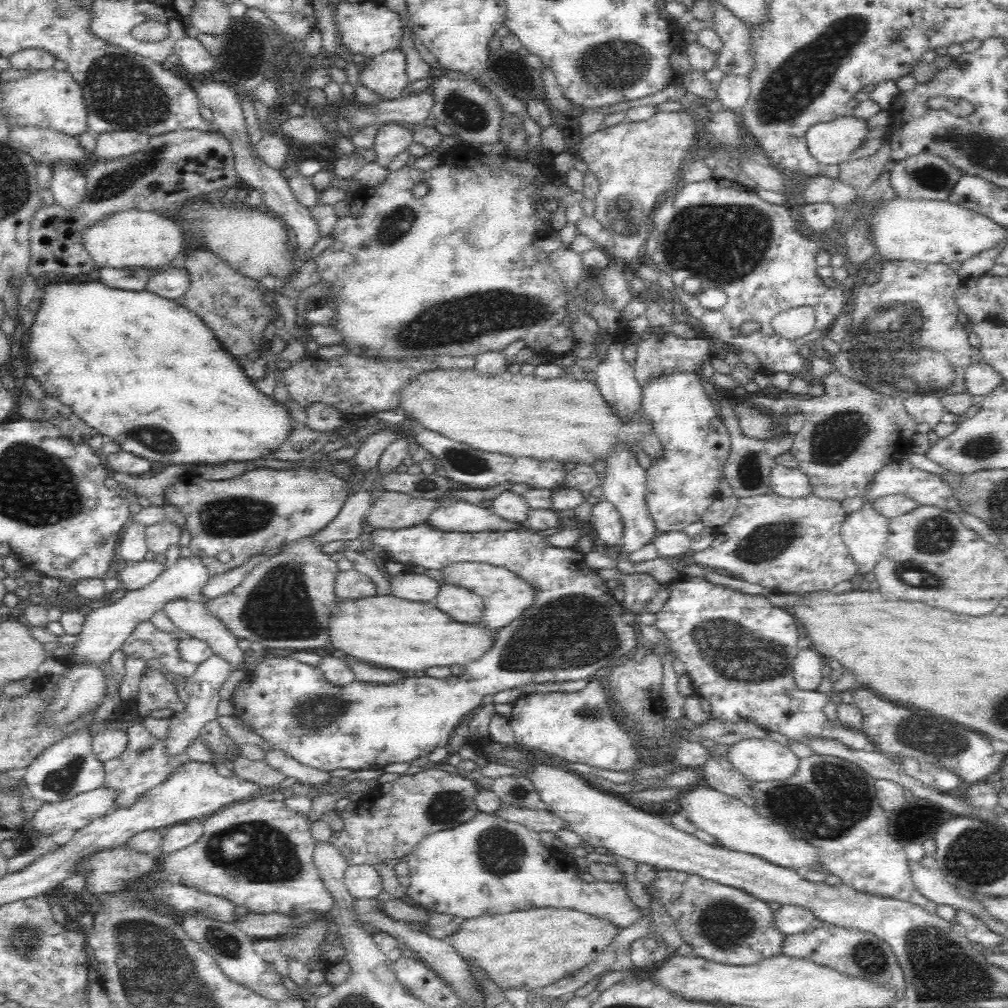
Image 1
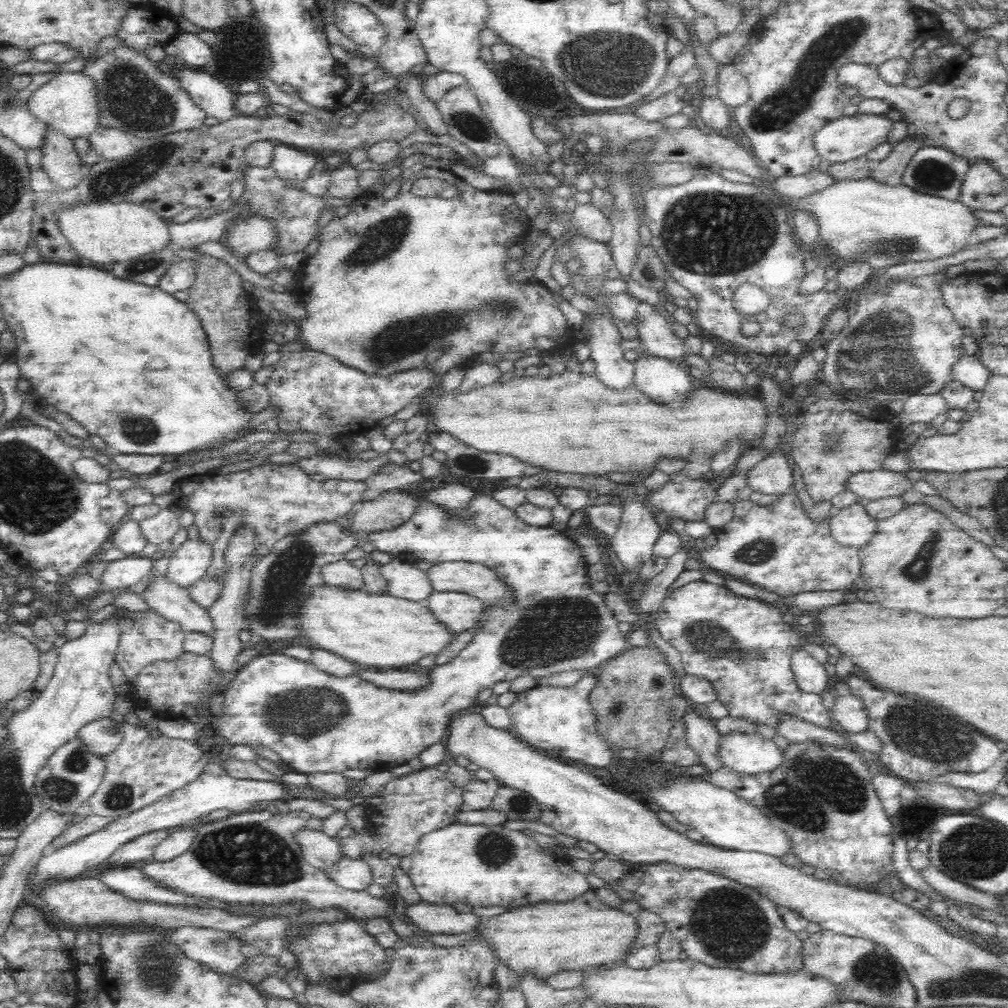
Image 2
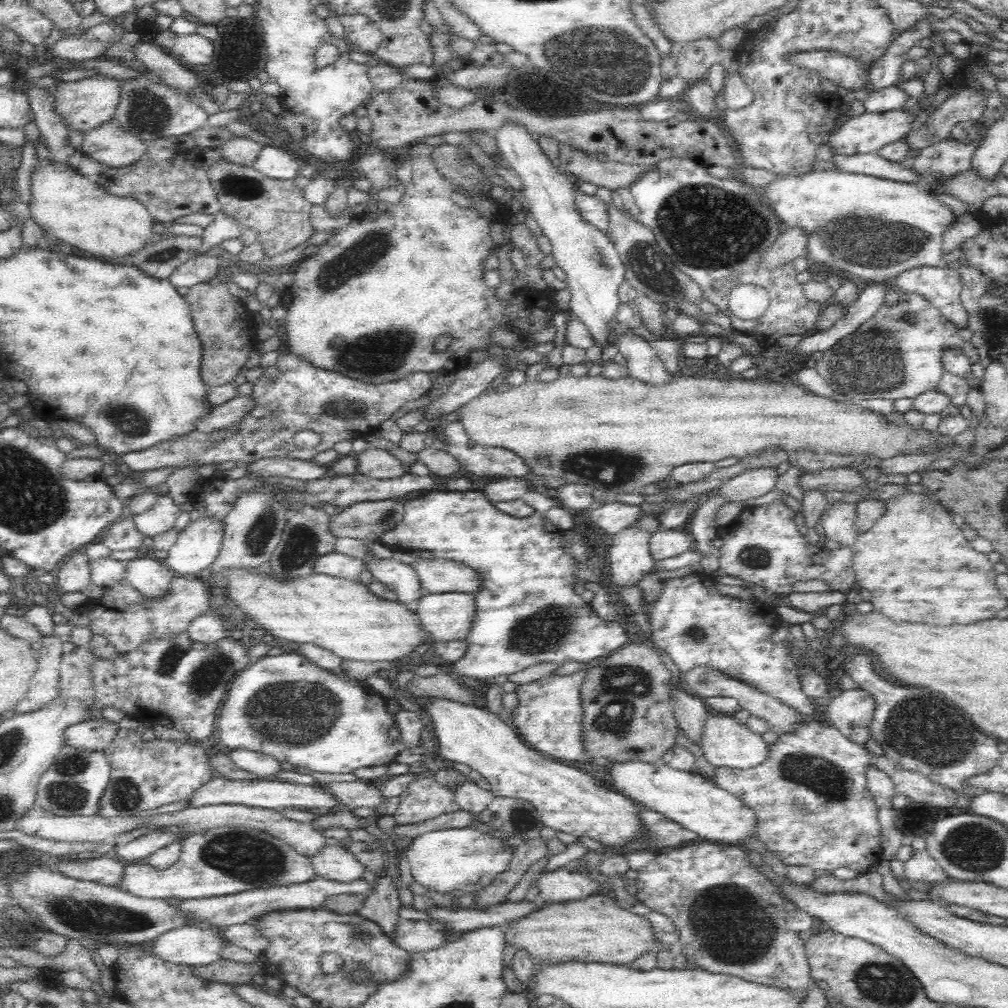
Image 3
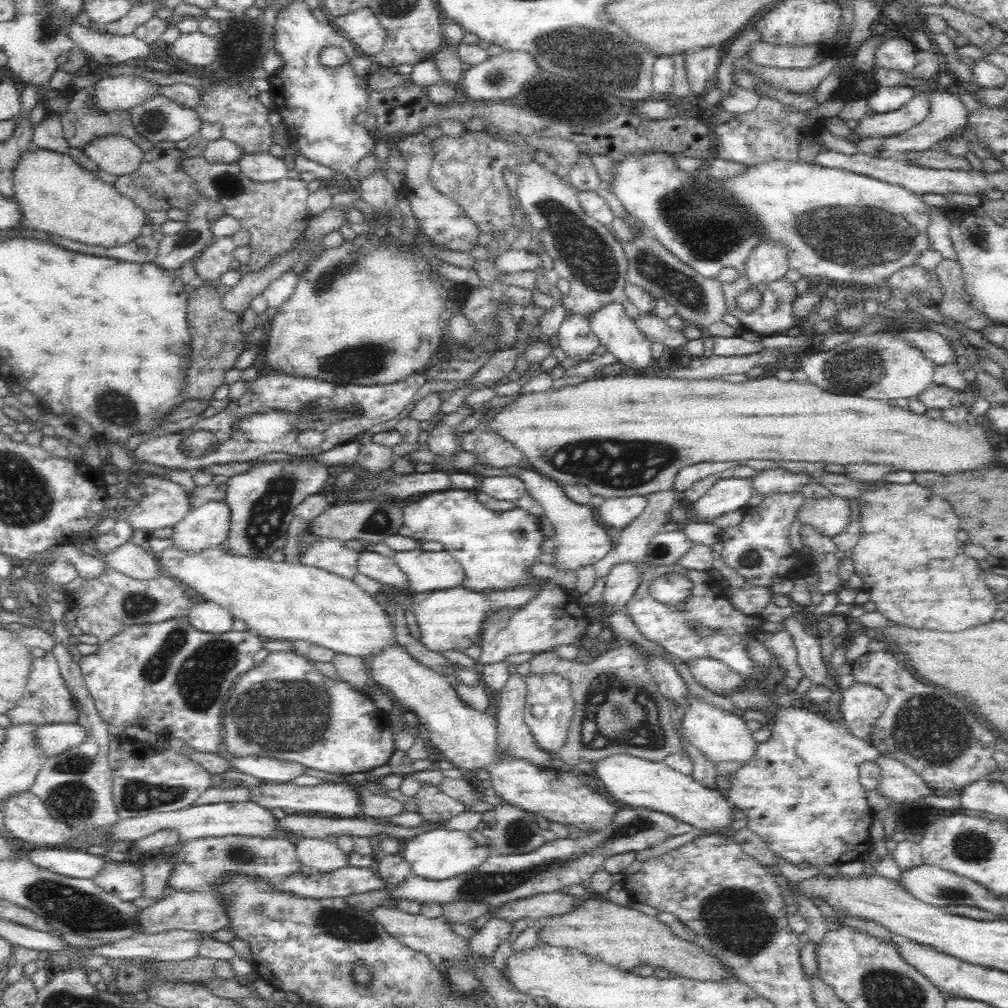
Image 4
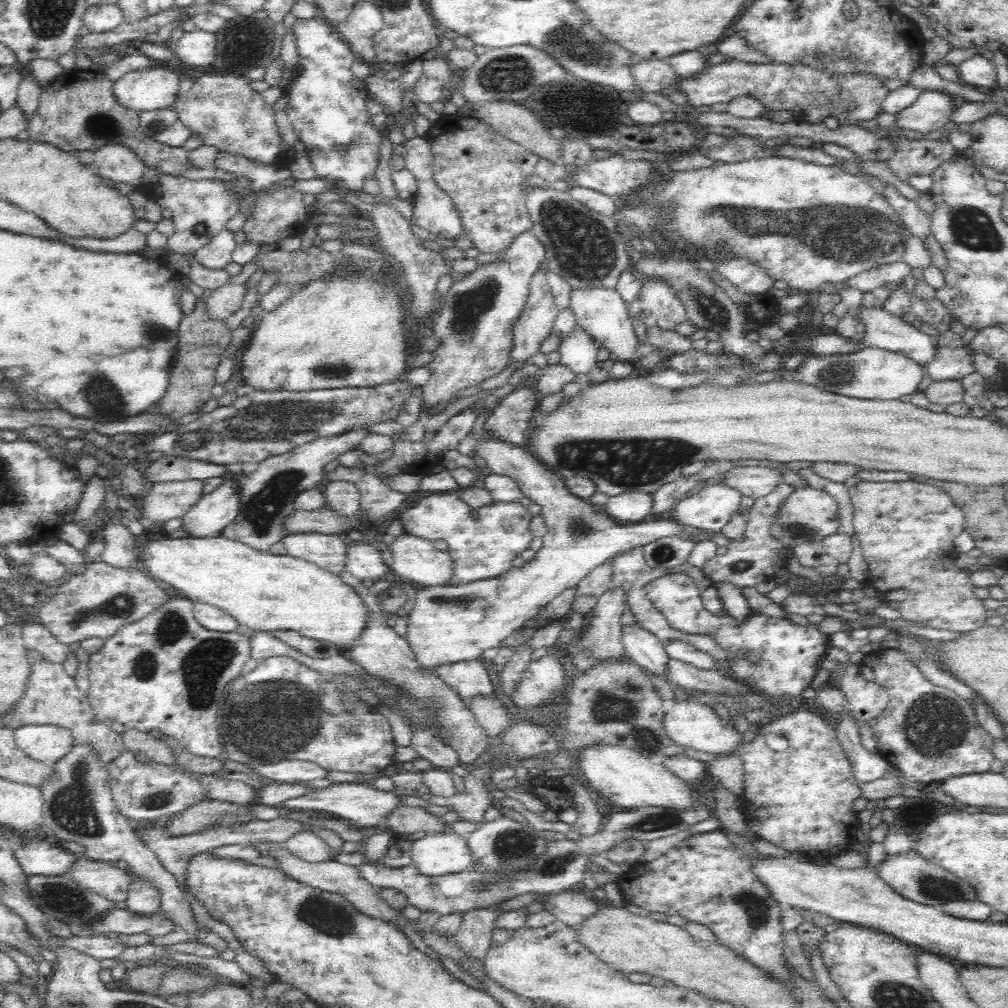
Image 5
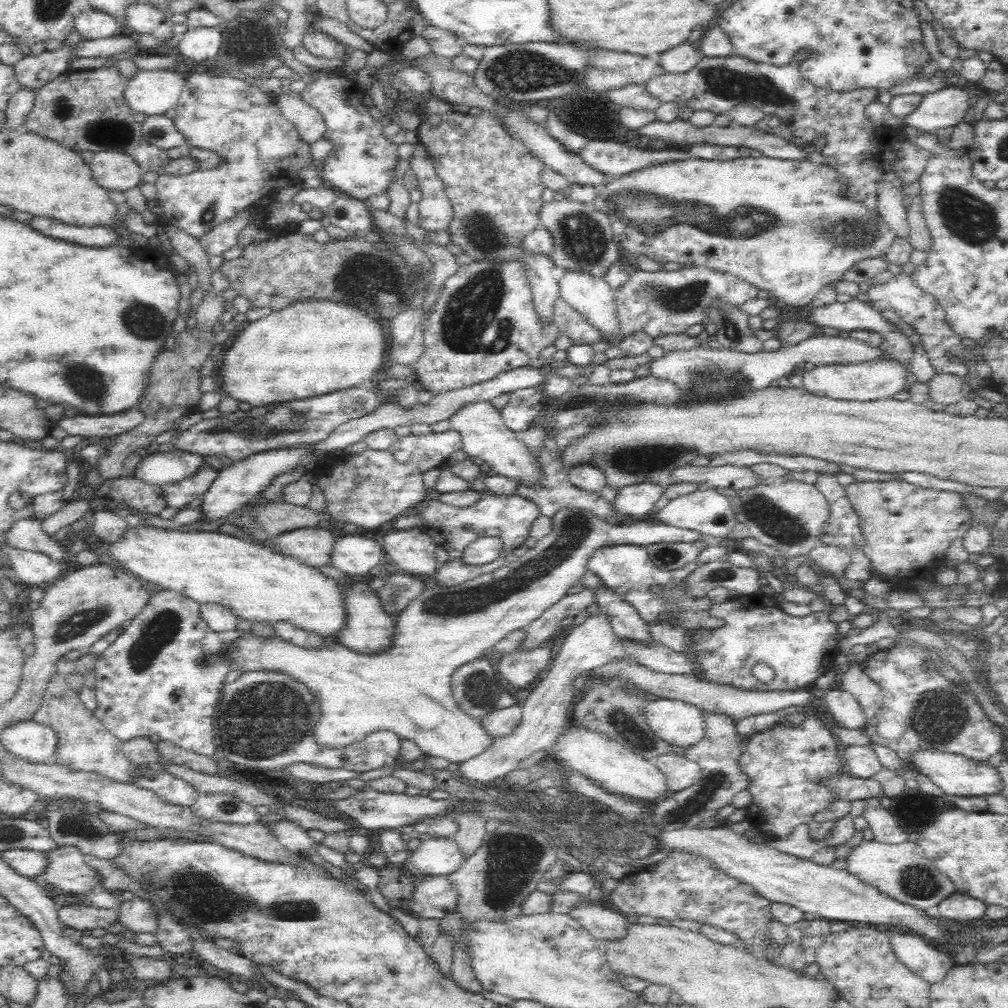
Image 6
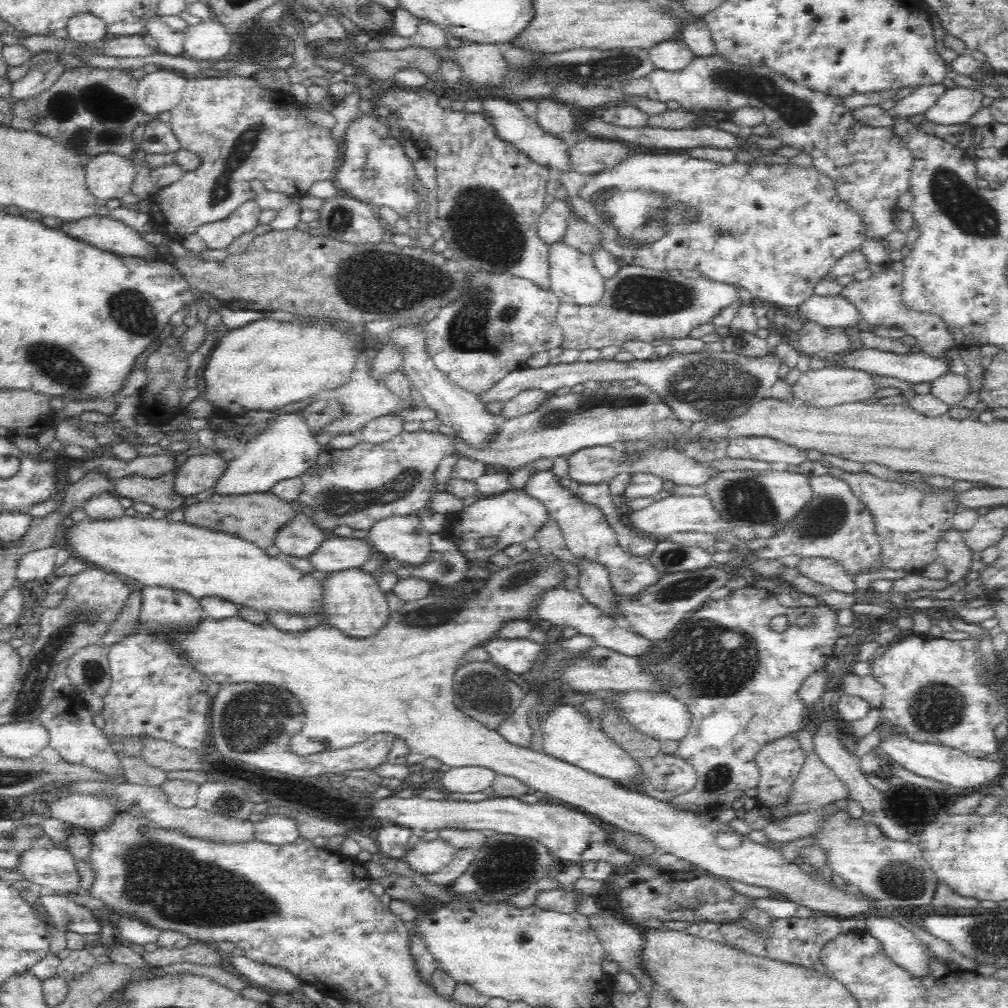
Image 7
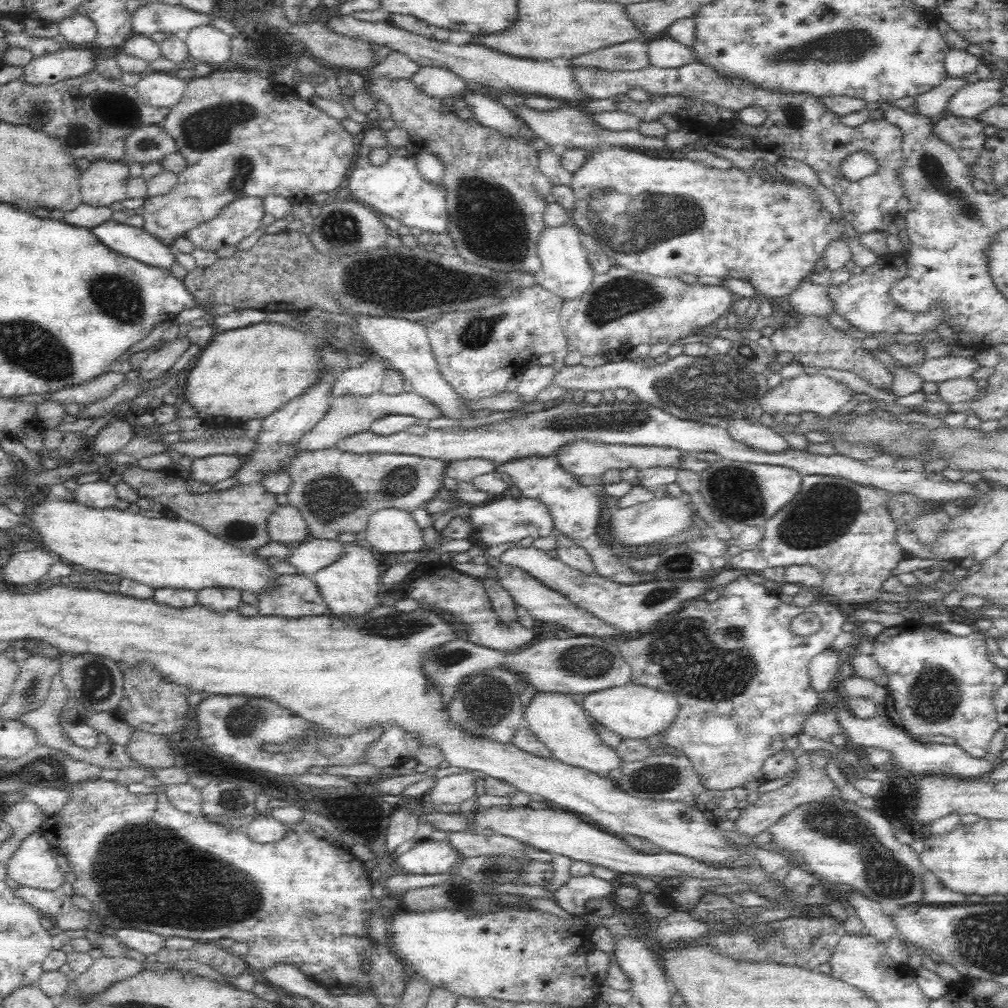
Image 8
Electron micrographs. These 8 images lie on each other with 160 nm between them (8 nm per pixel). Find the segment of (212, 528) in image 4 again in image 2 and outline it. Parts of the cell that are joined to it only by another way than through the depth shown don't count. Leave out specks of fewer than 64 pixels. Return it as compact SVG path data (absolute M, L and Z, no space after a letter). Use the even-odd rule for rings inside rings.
M186 539L176 546L168 558L167 573L172 582L187 588L207 577L213 559L213 548L205 541Z

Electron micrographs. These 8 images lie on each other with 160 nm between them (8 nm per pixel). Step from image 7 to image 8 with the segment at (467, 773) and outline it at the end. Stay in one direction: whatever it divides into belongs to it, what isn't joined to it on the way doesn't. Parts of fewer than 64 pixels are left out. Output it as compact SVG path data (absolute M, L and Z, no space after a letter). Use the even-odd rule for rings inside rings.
M464 773L440 778L429 790L430 801L436 805L436 810L440 810L441 806L460 805L476 796L475 779L472 774Z

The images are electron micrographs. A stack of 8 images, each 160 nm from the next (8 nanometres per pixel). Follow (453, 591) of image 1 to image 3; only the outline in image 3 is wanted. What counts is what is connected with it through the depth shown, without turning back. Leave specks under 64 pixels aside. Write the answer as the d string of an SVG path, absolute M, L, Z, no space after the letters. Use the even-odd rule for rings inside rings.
M444 592L442 594L422 594L416 600L415 611L420 625L428 633L429 643L449 643L466 641L475 619L475 598L466 592Z

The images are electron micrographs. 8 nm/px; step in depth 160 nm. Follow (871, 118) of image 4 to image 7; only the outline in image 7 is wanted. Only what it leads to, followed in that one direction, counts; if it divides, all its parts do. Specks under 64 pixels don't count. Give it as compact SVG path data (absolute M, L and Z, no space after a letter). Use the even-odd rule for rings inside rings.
M958 86L948 89L920 119L938 124L962 124L982 108L984 93L973 87Z

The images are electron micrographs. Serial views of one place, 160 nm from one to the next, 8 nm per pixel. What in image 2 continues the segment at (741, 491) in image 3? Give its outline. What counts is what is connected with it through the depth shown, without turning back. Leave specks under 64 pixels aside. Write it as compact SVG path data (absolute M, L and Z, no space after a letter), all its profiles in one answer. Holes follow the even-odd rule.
M782 449L768 455L746 472L746 485L760 494L783 494L789 492L793 472L785 460Z

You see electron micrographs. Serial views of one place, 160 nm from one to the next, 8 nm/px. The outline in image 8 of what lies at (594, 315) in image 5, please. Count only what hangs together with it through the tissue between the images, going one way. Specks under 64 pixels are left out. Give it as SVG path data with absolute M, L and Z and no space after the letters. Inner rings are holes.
M572 221L558 224L558 226L545 225L543 234L539 237L537 243L537 254L541 266L535 273L536 281L544 290L561 297L563 301L580 297L582 292L590 287L595 276L588 263L579 236L580 230Z

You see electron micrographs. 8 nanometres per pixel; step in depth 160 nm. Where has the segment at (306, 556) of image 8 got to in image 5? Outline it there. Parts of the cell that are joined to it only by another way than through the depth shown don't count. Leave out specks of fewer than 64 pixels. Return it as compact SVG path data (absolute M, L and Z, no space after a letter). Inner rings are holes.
M352 542L346 546L344 568L358 580L383 580L391 577L390 570L382 561L381 552L376 544Z

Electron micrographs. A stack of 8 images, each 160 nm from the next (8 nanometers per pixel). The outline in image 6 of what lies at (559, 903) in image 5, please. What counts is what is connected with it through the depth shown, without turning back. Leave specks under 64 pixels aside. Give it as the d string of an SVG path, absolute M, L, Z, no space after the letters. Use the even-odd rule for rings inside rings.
M593 902L575 906L570 912L582 928L602 941L617 941L629 934L630 919Z

